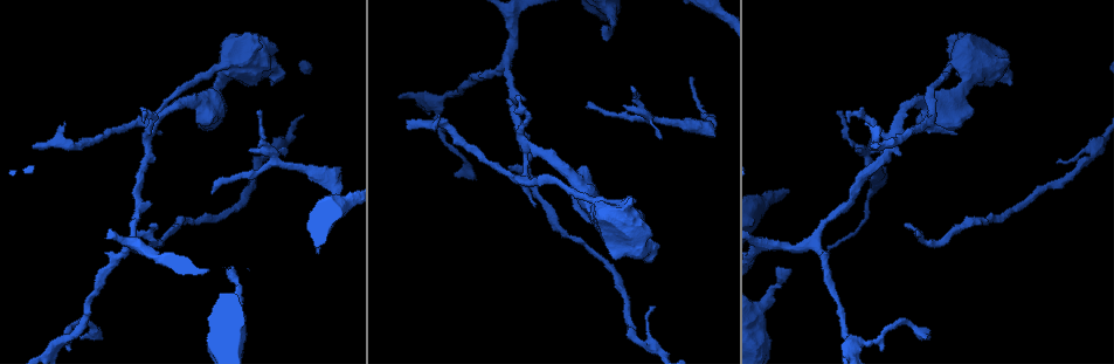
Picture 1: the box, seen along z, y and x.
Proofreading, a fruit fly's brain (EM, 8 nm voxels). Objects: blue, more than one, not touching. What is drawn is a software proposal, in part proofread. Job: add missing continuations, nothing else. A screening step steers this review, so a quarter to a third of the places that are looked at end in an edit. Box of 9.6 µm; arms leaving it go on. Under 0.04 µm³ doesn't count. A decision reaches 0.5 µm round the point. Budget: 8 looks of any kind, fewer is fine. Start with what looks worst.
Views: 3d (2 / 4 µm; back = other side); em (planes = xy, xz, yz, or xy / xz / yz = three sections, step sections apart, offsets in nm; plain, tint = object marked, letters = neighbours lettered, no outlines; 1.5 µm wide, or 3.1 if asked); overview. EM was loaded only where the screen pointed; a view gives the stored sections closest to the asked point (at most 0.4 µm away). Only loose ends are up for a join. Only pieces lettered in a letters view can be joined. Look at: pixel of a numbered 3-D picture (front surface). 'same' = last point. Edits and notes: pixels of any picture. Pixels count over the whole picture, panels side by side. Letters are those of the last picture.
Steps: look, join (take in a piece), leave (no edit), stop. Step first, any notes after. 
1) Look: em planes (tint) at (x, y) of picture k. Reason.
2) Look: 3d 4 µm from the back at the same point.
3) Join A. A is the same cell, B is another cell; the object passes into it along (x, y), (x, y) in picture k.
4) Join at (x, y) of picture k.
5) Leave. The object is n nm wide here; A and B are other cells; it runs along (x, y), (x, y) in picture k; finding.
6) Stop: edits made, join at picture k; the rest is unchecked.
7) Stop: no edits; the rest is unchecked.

Look: 3d 2 µm from the back at (213, 191) of picture 1. Tapers out.

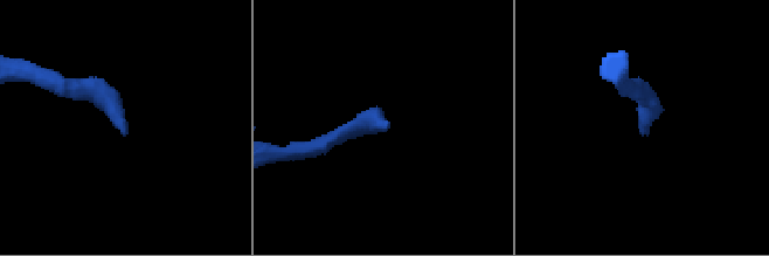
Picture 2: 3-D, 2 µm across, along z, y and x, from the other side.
Look: em planes (letters) at (384, 124) of picture 2.

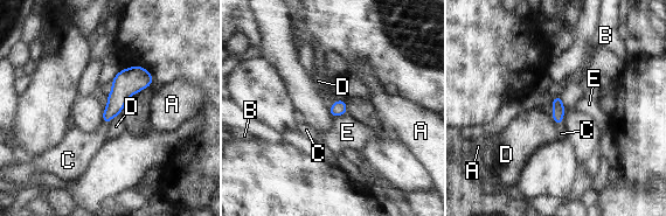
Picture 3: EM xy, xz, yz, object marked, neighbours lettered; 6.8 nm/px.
Join C. The object is 80 nm wide here; C is the same cell, A, B, D and E are other cells; the cell continues.

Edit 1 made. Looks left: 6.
Look: 3d 4 µm at (920, 234) of picture 1. Thin end.

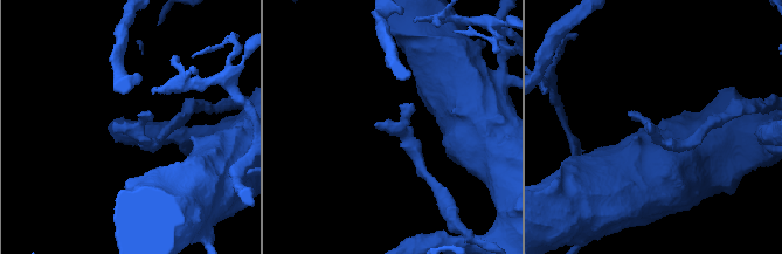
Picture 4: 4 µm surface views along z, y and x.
Look: em xy step 8 (letters) at (113, 131) of picture 4.

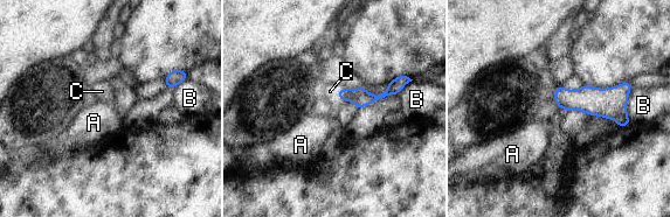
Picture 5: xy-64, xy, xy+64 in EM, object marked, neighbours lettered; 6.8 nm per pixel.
Look: em yz step 4 (letters) at the same point.

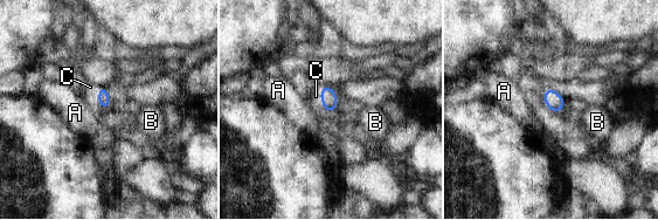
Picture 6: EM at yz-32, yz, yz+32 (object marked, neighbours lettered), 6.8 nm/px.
Join C. C is the same cell, A and B are other cells; the object passes into it along (327, 96), (320, 97), (316, 96) in picture 6; the cell continues.

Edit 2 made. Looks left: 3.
Stop: edits made, join at picture 3, join at picture 6; the rest is unchecked.

